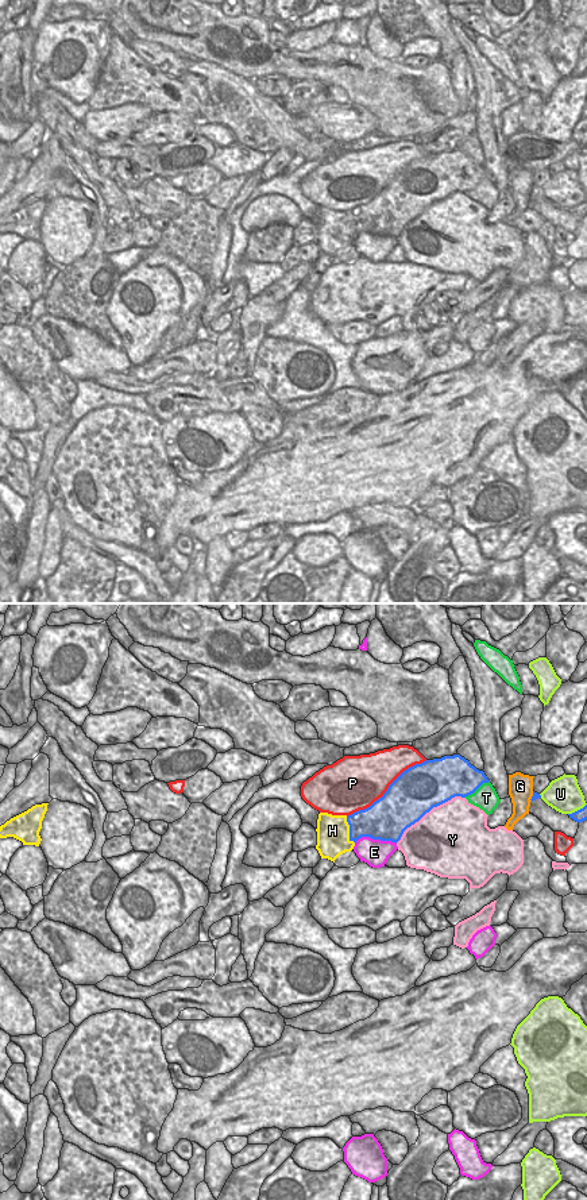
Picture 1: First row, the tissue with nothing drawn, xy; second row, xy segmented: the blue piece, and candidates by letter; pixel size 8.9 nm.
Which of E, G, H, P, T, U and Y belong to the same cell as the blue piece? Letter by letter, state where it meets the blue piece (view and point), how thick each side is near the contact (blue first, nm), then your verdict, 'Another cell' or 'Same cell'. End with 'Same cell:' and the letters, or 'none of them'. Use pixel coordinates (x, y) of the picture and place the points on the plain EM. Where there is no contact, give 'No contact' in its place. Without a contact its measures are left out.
E: Touches blue at xy (375, 234). Thickness 380 nm (blue) against 240 nm. Another cell
G: Touches blue at xy (532, 192). Thickness 50 nm (blue) against 220 nm. Another cell
H: Touches blue at xy (350, 226). Thickness 280 nm (blue) against 280 nm. Another cell
P: Touches blue at xy (387, 185). Thickness 420 nm (blue) against 440 nm. Another cell
T: Touches blue at xy (477, 184). Thickness 360 nm (blue) against 220 nm. Another cell
U: Touches blue at xy (578, 205). Thickness 110 nm (blue) against 320 nm. Another cell
Y: Touches blue at xy (428, 207). Thickness 420 nm (blue) against 500 nm. Another cell
Same cell: none of them

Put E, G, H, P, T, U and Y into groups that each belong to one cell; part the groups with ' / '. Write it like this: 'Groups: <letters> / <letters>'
Groups: E / G / H / P / T / U / Y

